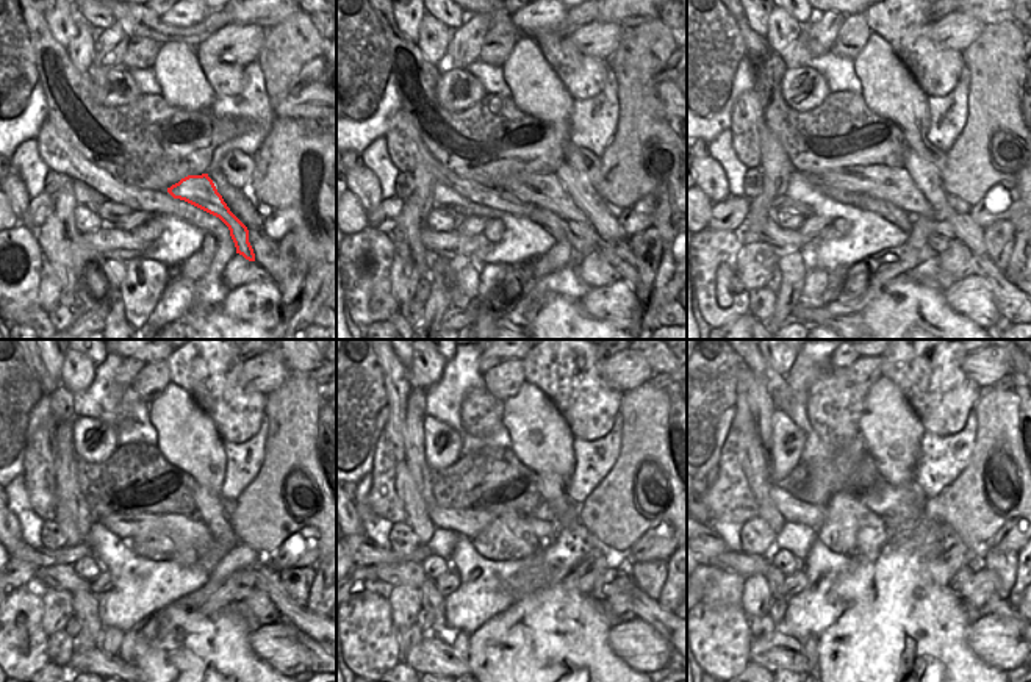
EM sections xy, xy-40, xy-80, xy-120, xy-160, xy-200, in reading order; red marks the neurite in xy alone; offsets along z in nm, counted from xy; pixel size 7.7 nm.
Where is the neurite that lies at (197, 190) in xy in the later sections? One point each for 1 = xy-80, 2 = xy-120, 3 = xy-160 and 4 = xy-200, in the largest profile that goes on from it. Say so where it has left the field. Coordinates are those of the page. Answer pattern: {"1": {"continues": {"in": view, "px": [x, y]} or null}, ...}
{"1": {"continues": {"in": "xy-80", "px": [894, 185]}}, "2": {"continues": {"in": "xy-120", "px": [188, 532]}}, "3": {"continues": {"in": "xy-160", "px": [468, 523]}}, "4": {"continues": {"in": "xy-200", "px": [793, 510]}}}

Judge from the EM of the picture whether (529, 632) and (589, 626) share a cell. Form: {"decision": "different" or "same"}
{"decision": "same"}

